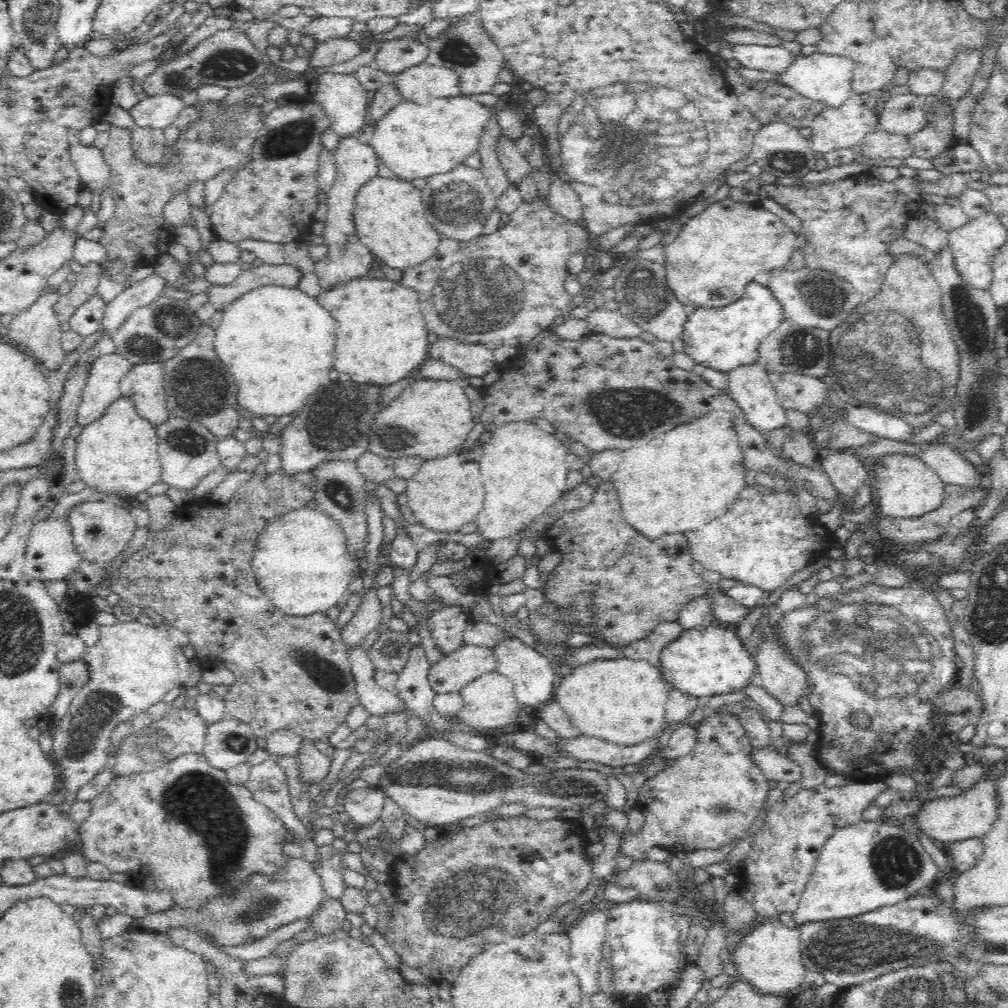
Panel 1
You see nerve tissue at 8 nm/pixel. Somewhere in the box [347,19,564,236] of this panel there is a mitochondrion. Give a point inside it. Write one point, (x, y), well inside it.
(457, 50)

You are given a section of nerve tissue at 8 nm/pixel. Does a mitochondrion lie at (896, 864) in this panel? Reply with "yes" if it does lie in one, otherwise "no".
yes

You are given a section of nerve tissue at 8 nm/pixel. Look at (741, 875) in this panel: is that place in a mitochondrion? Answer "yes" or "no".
no

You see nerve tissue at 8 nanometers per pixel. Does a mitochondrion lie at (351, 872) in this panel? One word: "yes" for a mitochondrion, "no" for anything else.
no

